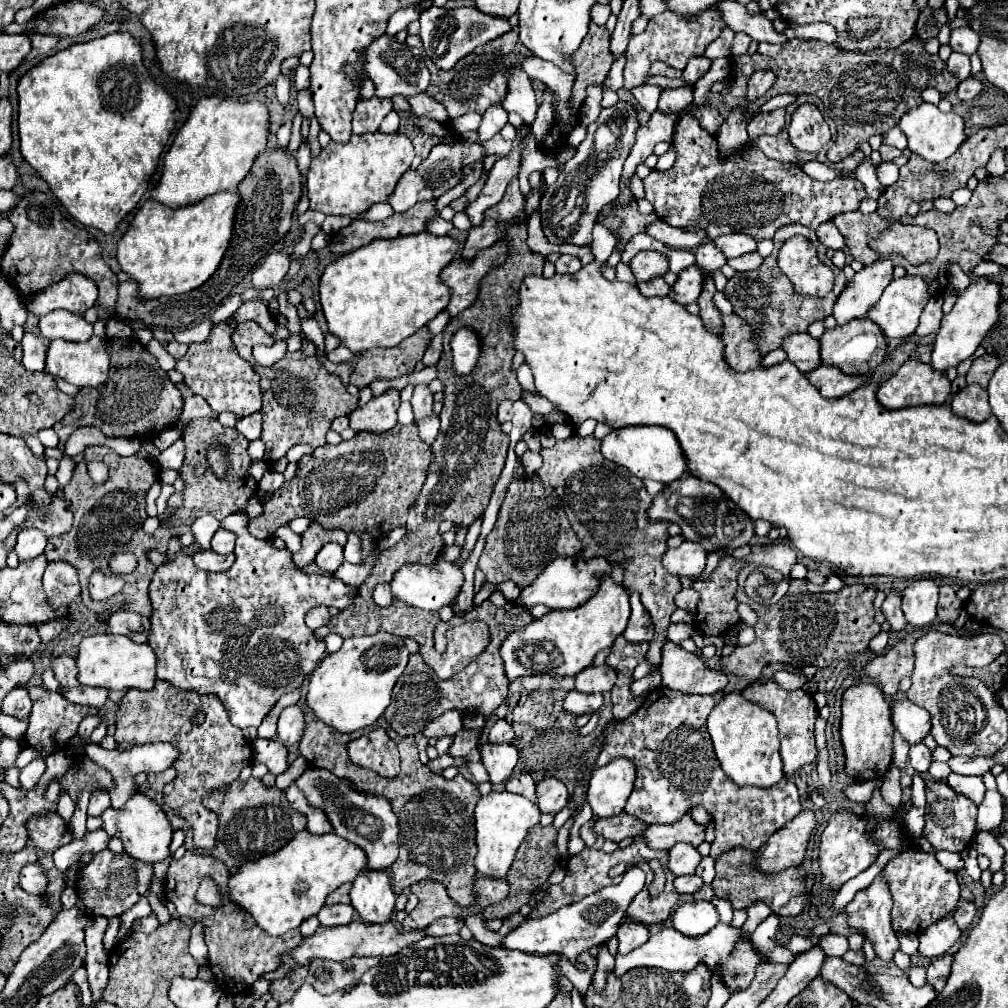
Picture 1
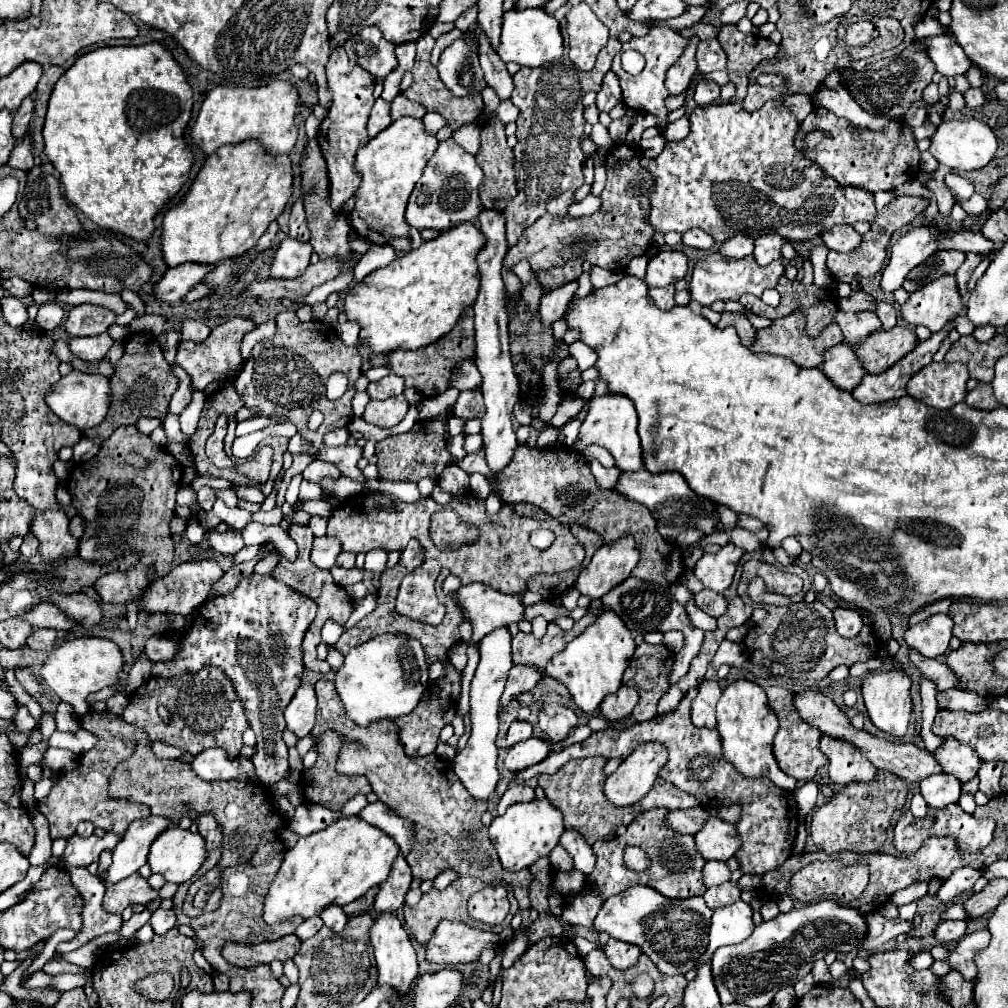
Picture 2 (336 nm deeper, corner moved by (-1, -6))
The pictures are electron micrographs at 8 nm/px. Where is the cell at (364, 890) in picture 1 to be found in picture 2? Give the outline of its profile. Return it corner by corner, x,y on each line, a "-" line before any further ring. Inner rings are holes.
395,913
377,917
375,925
371,927
371,945
375,949
375,961
377,961
377,969
379,969
377,985
389,985
397,995
407,995
411,991
411,983
419,975
419,963
417,963
415,949
409,941
409,935
403,929
403,925

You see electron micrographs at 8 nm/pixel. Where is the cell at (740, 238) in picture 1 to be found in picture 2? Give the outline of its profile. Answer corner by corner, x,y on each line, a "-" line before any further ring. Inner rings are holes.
777,233
759,237
759,239
755,241
755,251
753,251
757,263
765,267
765,265
769,265
771,261
781,259
781,247
783,247
785,243
787,243
787,241
785,241
783,237
779,237

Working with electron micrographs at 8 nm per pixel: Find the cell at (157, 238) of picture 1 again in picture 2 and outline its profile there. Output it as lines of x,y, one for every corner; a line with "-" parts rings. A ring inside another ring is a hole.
243,141
237,145
225,145
211,153
193,181
185,199
169,209
163,219
163,257
169,267
185,261
217,265
229,257
249,251
259,237
275,221
293,193
293,165
289,155
269,155
259,141

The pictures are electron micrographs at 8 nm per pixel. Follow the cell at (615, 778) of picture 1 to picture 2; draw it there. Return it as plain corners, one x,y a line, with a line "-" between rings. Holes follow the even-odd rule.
651,741
641,743
619,767
613,775
605,781
605,795
607,799
617,807
627,807
643,799
655,779
659,777
659,771
667,763
667,749
663,743

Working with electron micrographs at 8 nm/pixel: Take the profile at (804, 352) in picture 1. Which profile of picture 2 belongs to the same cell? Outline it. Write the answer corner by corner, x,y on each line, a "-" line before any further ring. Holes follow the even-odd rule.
845,343
835,345
825,353
825,363
821,365
821,371
843,391
853,391
865,375
855,349

